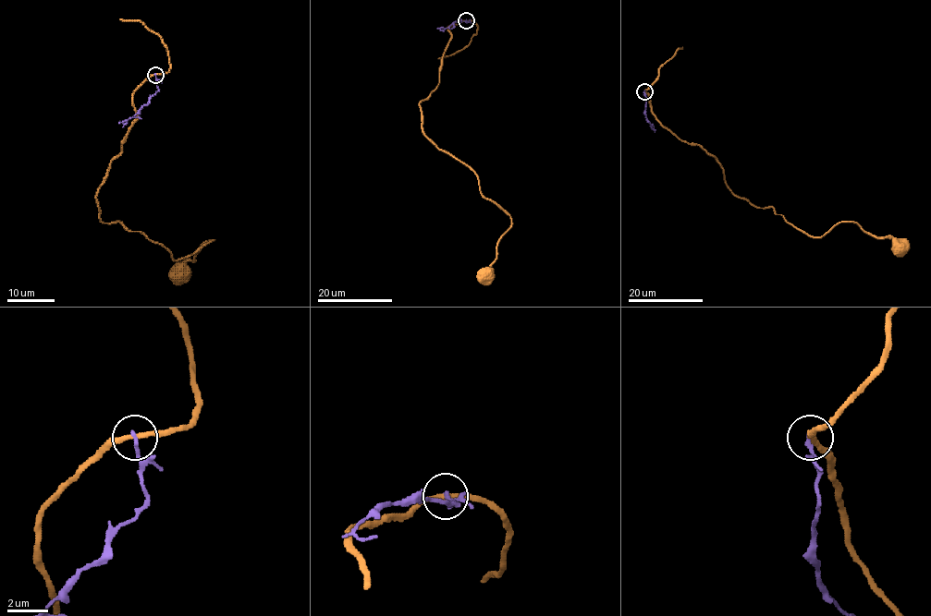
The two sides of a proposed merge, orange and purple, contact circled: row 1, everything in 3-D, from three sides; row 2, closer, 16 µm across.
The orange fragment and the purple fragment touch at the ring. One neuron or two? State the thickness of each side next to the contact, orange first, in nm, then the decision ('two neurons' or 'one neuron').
280 nm thick on the orange side, 200 nm on the other; two neurons

